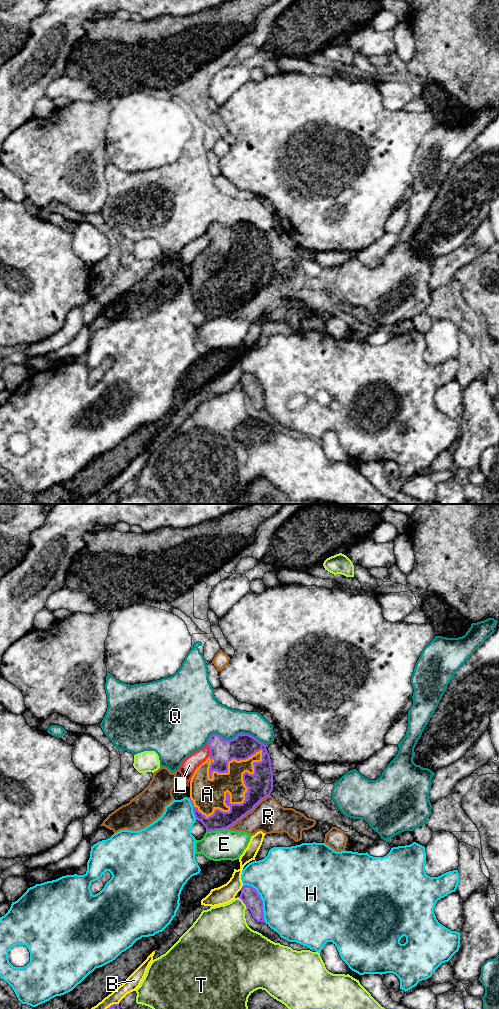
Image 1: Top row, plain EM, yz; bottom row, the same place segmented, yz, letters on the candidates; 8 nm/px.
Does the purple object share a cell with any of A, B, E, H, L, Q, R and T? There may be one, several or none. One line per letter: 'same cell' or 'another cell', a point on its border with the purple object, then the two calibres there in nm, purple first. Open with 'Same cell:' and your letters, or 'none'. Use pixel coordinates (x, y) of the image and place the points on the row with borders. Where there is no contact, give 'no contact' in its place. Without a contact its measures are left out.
Same cell: A
A: same cell; contact yz (237, 804); calibres 200 and 260 nm
B: another cell; contact yz (242, 887); calibres 140 and 150 nm
E: another cell; contact yz (216, 829); calibres 150 and 240 nm
H: another cell; contact yz (261, 900); calibres 140 and 480 nm
L: another cell; contact yz (210, 750); calibres 200 and 120 nm
Q: another cell; contact yz (235, 736); calibres 200 and 260 nm
R: another cell; contact yz (247, 812); calibres 200 and 260 nm
T: another cell; contact yz (243, 902); calibres 140 and 340 nm

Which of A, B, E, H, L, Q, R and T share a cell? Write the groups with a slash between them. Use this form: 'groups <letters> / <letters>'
groups A / B / E / H / L / Q / R / T

